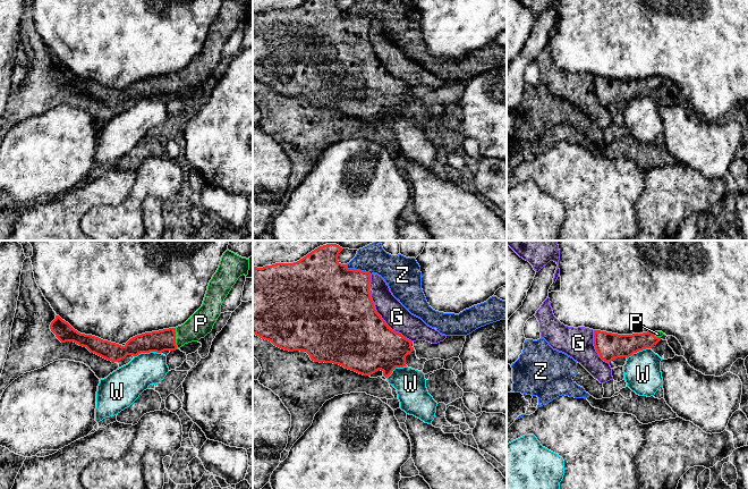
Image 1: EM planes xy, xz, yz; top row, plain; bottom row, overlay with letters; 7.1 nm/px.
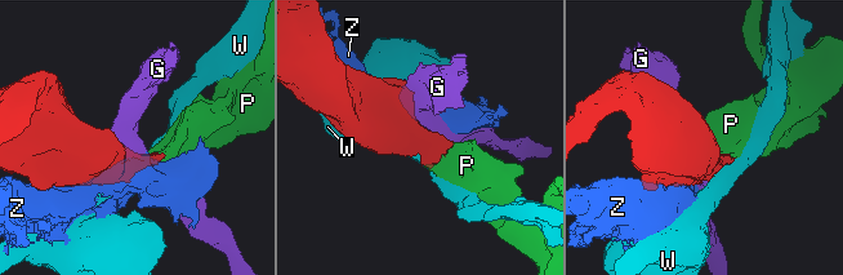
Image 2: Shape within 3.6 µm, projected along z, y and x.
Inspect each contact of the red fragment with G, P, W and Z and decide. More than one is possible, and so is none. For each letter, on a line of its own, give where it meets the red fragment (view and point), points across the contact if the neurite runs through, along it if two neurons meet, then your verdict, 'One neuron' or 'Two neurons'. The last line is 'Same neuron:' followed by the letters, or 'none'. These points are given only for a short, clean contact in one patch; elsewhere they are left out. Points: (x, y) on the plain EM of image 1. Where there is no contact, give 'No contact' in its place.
G: Touches red at xz (376, 58). Two neurons
P: Touches red at xy (175, 84). Path across: xy (161, 86), (175, 84), (193, 76), (201, 69). One neuron
W: Touches red at xy (146, 98). Two neurons
Z: Touches red at xz (358, 16). Two neurons
Same neuron: P

